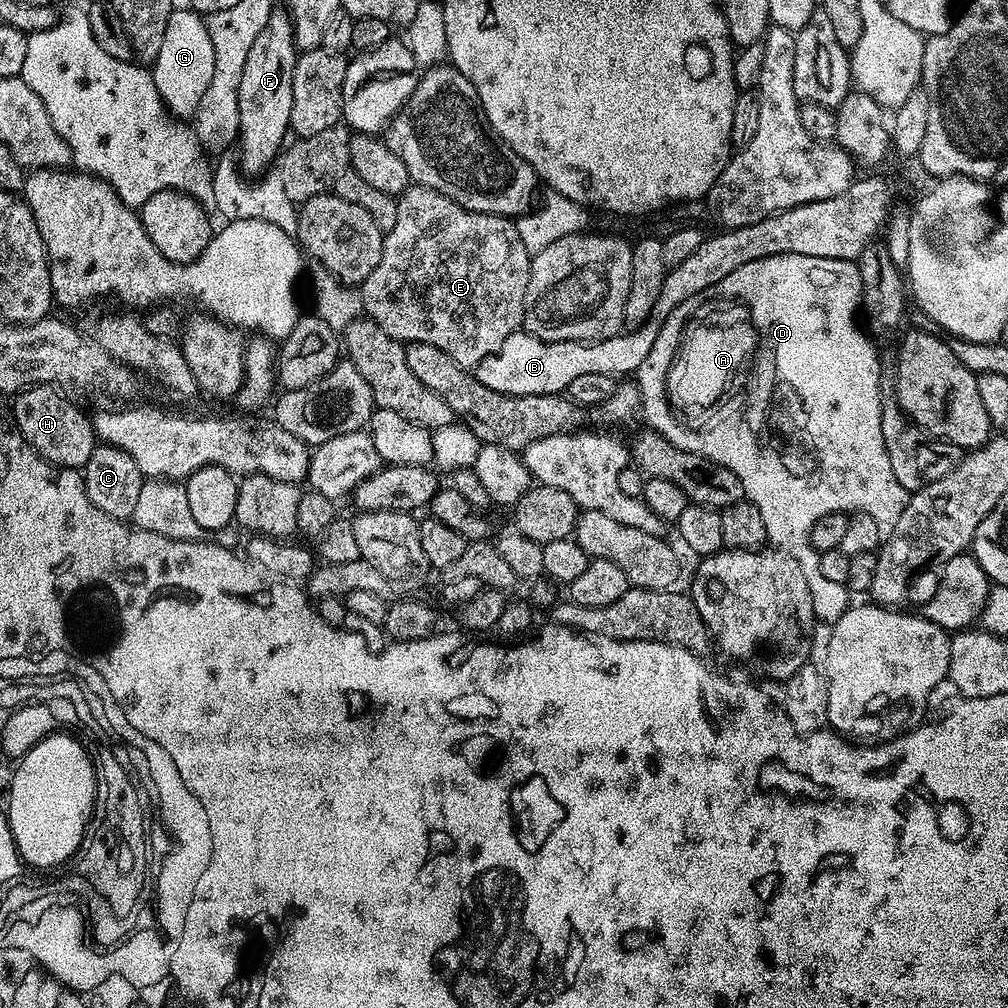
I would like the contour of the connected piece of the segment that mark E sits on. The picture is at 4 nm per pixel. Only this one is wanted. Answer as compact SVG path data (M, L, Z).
M412 184L407 190L400 193L396 205L398 206L398 218L394 221L394 230L390 230L385 235L382 258L378 266L374 266L370 278L366 278L358 288L364 303L363 315L373 320L378 326L382 326L382 330L386 330L390 338L408 344L426 342L430 346L438 346L438 350L446 350L446 354L450 354L450 358L454 358L454 362L458 362L463 368L475 370L482 362L482 358L494 354L498 346L502 346L502 342L510 338L510 334L521 331L524 322L526 286L530 282L530 270L532 269L532 256L526 250L526 246L522 246L522 238L518 238L516 225L509 217L471 212L458 206L450 198L438 194L438 190L430 190L421 184Z

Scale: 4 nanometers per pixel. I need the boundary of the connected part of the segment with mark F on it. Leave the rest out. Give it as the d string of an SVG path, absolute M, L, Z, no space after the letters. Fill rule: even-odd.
M272 12L265 29L258 35L250 50L245 70L242 72L241 86L238 88L238 162L241 169L247 173L263 174L269 171L277 163L285 147L284 135L289 135L290 132L290 110L296 89L294 78L298 75L297 55L291 18L287 14Z

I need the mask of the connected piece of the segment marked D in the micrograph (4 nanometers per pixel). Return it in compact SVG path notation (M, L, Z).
M778 254L770 258L758 258L754 262L746 262L746 266L742 266L732 275L722 278L722 282L716 284L714 290L725 295L728 292L736 292L736 296L747 298L749 303L752 303L756 324L759 325L757 350L760 356L760 368L756 368L756 384L752 384L752 396L748 396L748 404L740 404L740 408L736 408L736 412L728 412L728 416L724 416L724 420L720 420L720 424L716 424L716 428L712 428L712 432L704 432L704 436L684 436L683 427L677 427L676 424L673 424L672 416L668 416L668 408L664 408L668 393L666 378L669 376L676 351L680 348L680 336L684 332L684 323L694 312L693 301L687 300L677 306L662 322L662 326L658 330L658 338L654 338L654 346L650 346L650 354L646 354L642 366L638 366L638 370L634 373L634 383L640 391L642 420L644 416L645 422L648 423L645 425L651 431L662 434L671 445L678 449L686 450L688 453L698 453L699 456L714 461L716 464L722 464L738 475L738 480L744 487L745 499L758 507L758 512L762 515L768 535L768 544L773 548L779 548L781 552L789 552L791 556L799 557L801 555L800 548L807 549L809 547L808 536L812 533L812 527L818 522L818 518L831 512L847 512L849 514L865 512L870 514L870 518L874 518L882 538L891 536L902 516L902 510L908 504L910 493L899 485L898 478L894 478L894 469L890 466L890 457L887 456L886 446L882 442L880 360L876 357L875 346L868 341L869 333L863 327L860 329L856 325L856 312L858 316L861 311L860 295L862 294L862 280L859 278L857 265L850 260L814 258L806 254Z

